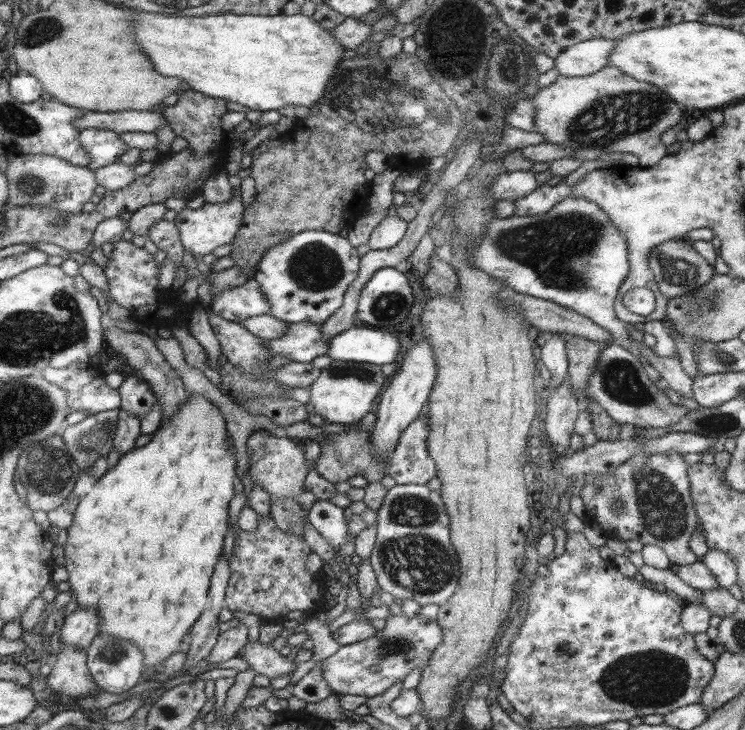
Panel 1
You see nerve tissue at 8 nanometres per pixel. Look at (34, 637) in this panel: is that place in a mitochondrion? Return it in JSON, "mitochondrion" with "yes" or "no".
{"mitochondrion":"no"}

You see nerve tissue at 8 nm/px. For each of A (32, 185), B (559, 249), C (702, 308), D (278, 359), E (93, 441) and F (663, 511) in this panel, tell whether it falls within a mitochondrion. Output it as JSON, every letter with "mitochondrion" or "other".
{"A":"mitochondrion","B":"mitochondrion","C":"mitochondrion","D":"other","E":"mitochondrion","F":"mitochondrion"}

